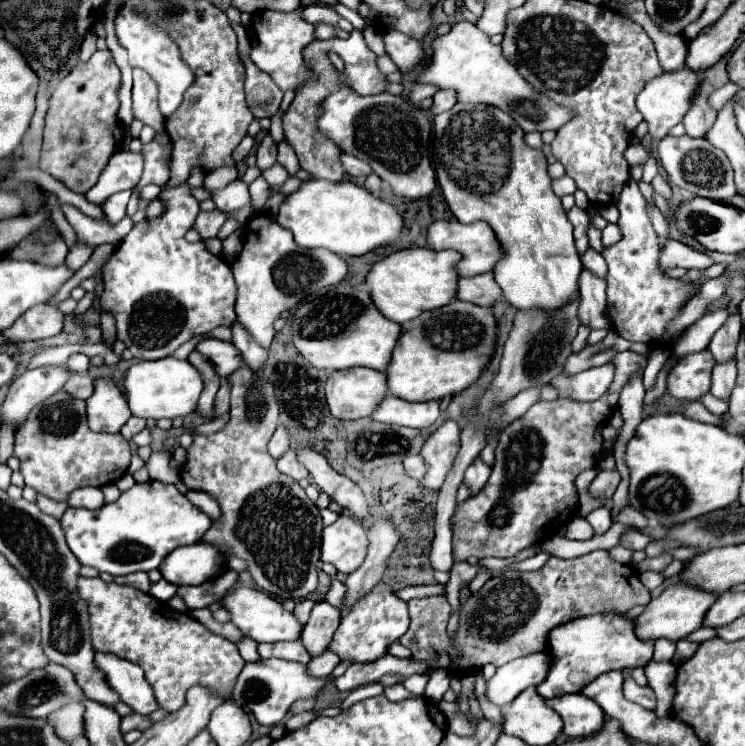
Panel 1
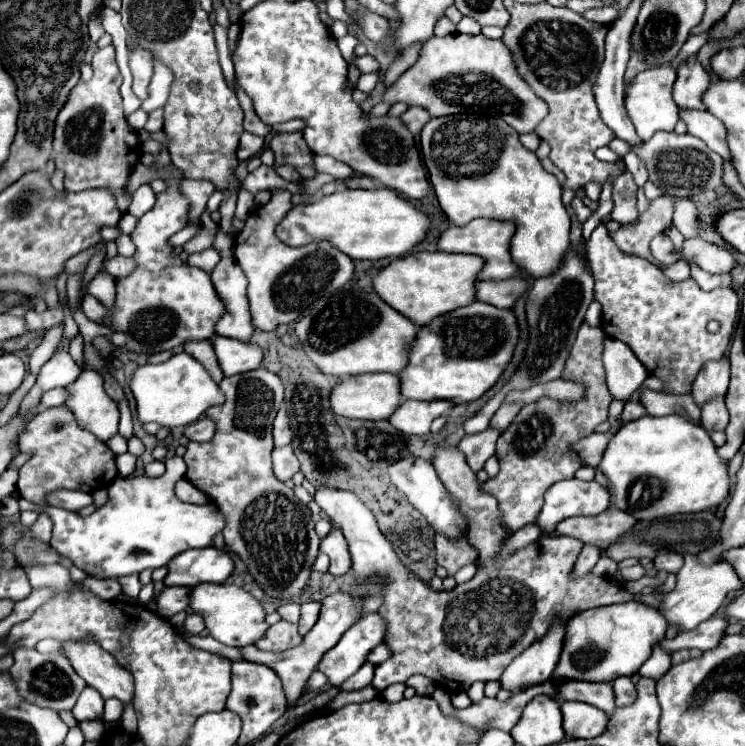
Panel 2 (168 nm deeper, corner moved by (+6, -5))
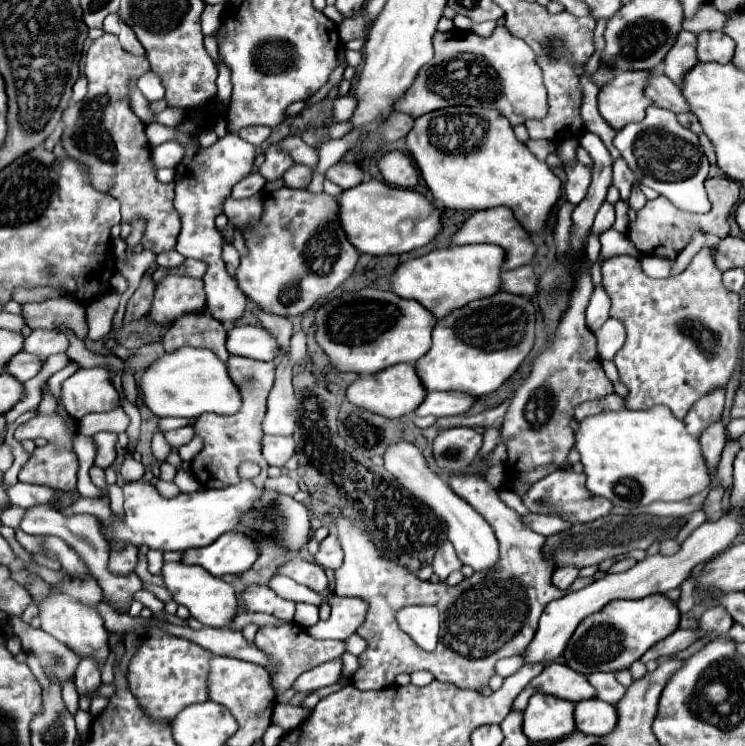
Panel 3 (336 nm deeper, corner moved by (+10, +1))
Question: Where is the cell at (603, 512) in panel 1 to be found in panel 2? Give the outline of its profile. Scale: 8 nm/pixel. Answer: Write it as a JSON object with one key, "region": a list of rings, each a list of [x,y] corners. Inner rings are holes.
{"region":[[[584,544],[580,556],[578,556],[578,562],[576,562],[576,568],[574,568],[574,576],[584,576],[588,570],[592,570],[596,566],[596,562],[600,560],[602,552],[598,546],[594,544]]]}

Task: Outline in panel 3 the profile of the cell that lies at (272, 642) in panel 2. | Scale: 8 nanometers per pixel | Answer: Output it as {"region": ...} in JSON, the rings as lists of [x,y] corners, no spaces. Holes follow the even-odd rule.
{"region":[[[288,624],[280,628],[260,628],[256,634],[256,648],[264,652],[276,664],[276,674],[270,674],[270,682],[276,694],[284,694],[292,682],[306,670],[312,670],[332,658],[340,658],[344,654],[344,644],[338,640],[314,640],[304,628],[298,624]]]}

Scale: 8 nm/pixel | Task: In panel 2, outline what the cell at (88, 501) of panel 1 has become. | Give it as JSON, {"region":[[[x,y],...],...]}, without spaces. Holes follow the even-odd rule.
{"region":[[[60,490],[60,492],[52,492],[52,496],[48,496],[50,506],[74,510],[74,512],[90,506],[92,502],[94,502],[94,498],[88,492],[76,492],[76,490]]]}

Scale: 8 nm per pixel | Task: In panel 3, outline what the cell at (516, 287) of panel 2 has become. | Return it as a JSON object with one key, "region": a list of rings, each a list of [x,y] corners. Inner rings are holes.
{"region":[[[522,266],[516,270],[508,270],[502,274],[502,290],[520,294],[520,296],[532,296],[538,288],[538,276],[532,266]]]}

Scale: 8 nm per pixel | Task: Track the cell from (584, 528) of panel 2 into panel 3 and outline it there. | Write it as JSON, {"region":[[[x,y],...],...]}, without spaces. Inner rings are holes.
{"region":[[[526,514],[526,516],[522,516],[522,522],[524,522],[530,530],[534,530],[534,532],[538,532],[538,534],[542,534],[542,536],[556,534],[556,532],[566,530],[566,528],[570,526],[570,524],[564,522],[562,518],[552,518],[552,516],[544,516],[544,514]]]}

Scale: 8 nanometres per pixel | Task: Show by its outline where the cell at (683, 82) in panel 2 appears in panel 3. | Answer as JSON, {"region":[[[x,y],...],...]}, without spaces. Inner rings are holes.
{"region":[[[684,29],[680,30],[674,46],[670,48],[670,52],[664,58],[664,74],[672,82],[678,84],[680,78],[698,62],[696,48],[696,35]]]}

